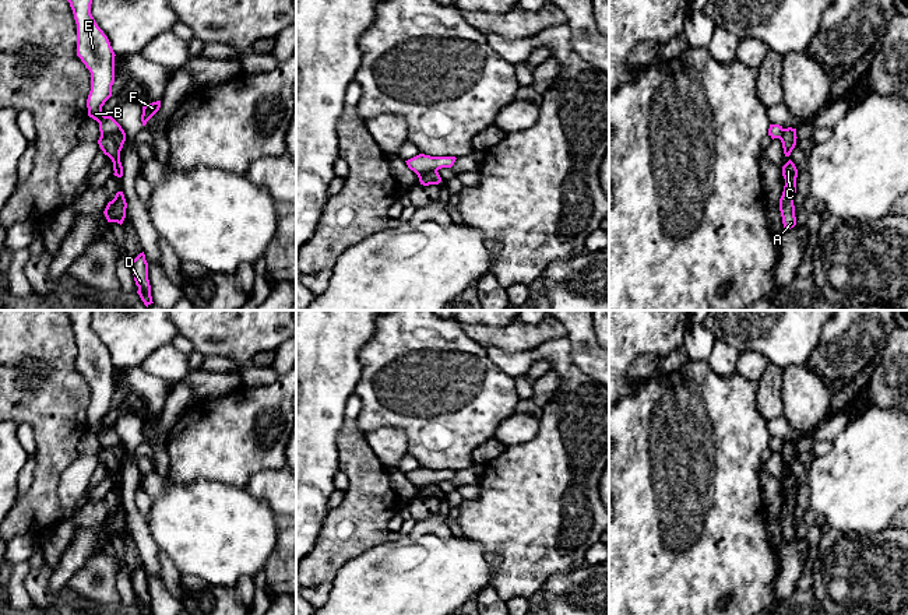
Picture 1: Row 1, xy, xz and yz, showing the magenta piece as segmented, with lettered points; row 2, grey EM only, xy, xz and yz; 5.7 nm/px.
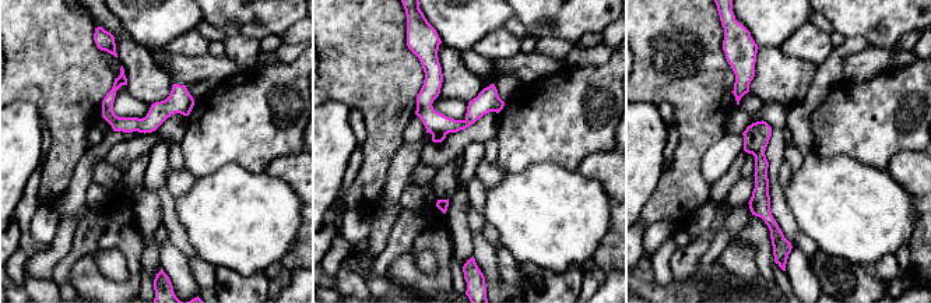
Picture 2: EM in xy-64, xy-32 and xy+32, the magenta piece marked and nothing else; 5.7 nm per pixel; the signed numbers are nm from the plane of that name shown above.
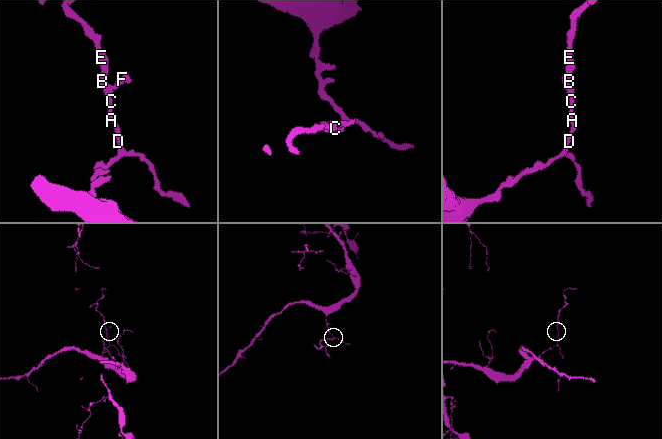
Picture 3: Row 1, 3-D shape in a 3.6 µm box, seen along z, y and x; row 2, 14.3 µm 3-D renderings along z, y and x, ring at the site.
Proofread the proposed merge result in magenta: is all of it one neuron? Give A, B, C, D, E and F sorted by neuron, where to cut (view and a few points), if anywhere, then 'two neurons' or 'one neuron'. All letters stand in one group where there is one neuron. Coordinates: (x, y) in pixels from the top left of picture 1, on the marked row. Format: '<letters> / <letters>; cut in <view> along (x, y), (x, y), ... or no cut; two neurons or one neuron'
A C D / B E F; cut in xy along (123, 130), (101, 137); two neurons

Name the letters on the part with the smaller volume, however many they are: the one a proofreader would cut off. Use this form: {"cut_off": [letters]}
{"cut_off": ["B", "E", "F"]}

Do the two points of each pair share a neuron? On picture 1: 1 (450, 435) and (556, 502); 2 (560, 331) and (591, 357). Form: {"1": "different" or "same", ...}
{"1": "different", "2": "different"}

